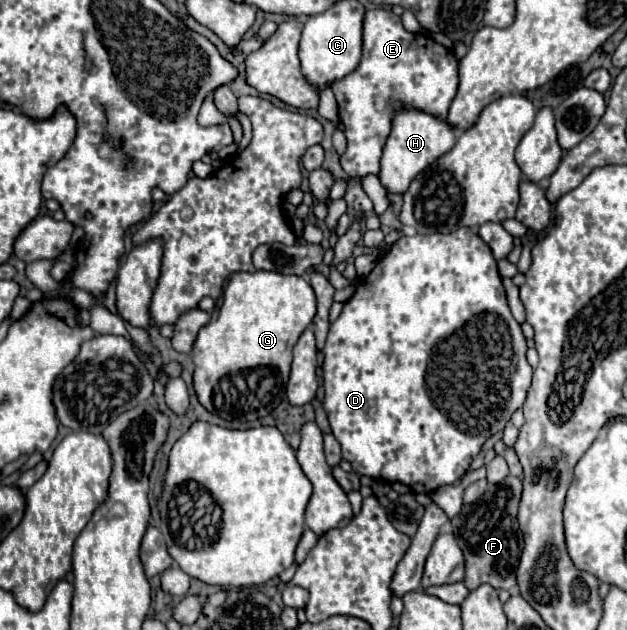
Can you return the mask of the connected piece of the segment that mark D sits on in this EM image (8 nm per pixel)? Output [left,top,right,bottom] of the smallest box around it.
[323,228,533,494]

